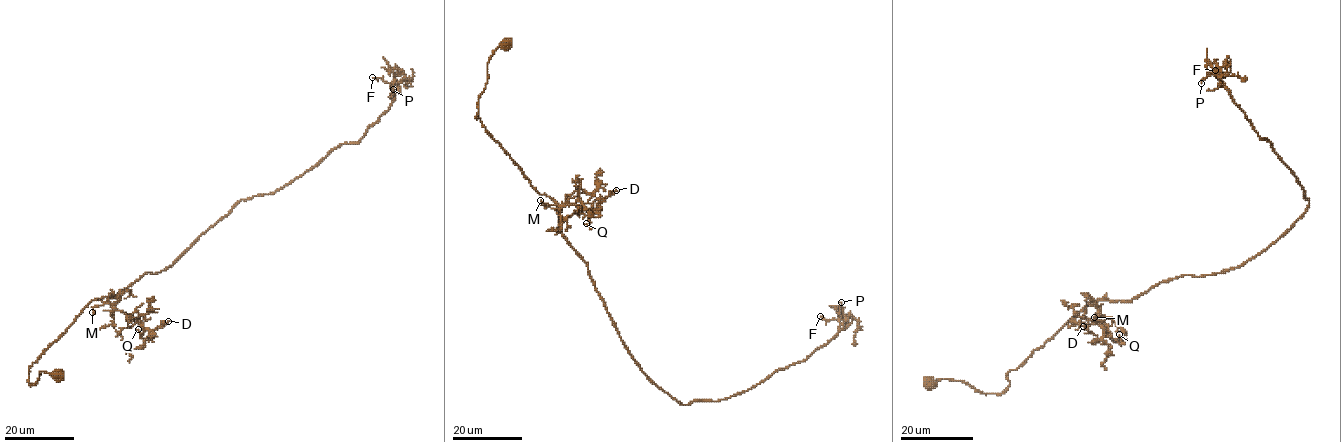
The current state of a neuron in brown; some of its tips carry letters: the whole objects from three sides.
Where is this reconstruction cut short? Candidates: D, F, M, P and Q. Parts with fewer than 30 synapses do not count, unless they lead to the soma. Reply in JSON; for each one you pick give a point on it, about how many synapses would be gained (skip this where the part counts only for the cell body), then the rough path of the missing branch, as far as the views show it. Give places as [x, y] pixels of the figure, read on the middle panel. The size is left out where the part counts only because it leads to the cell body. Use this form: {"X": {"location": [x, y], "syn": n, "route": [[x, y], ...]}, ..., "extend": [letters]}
{"F": {"location": [820, 316], "syn": 40}, "extend": ["F"]}

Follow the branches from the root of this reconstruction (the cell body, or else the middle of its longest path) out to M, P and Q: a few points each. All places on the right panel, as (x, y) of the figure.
M: (929, 383), (959, 380), (986, 394), (1001, 394), (1009, 385), (1006, 375), (1092, 301), (1099, 307), (1094, 317)
P: (929, 383), (1001, 394), (1088, 302), (1238, 267), (1302, 216), (1271, 144), (1214, 73), (1201, 83)
Q: (929, 383), (959, 380), (1001, 394), (1006, 375), (1092, 301), (1103, 332), (1119, 343), (1119, 334)

